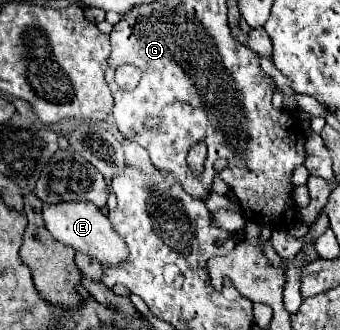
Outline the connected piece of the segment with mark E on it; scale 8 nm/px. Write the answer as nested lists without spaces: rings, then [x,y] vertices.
[[[59,202],[59,204],[43,204],[43,220],[45,228],[53,234],[55,240],[87,252],[89,256],[97,258],[101,264],[119,264],[127,258],[125,242],[115,234],[107,216],[89,202]]]

